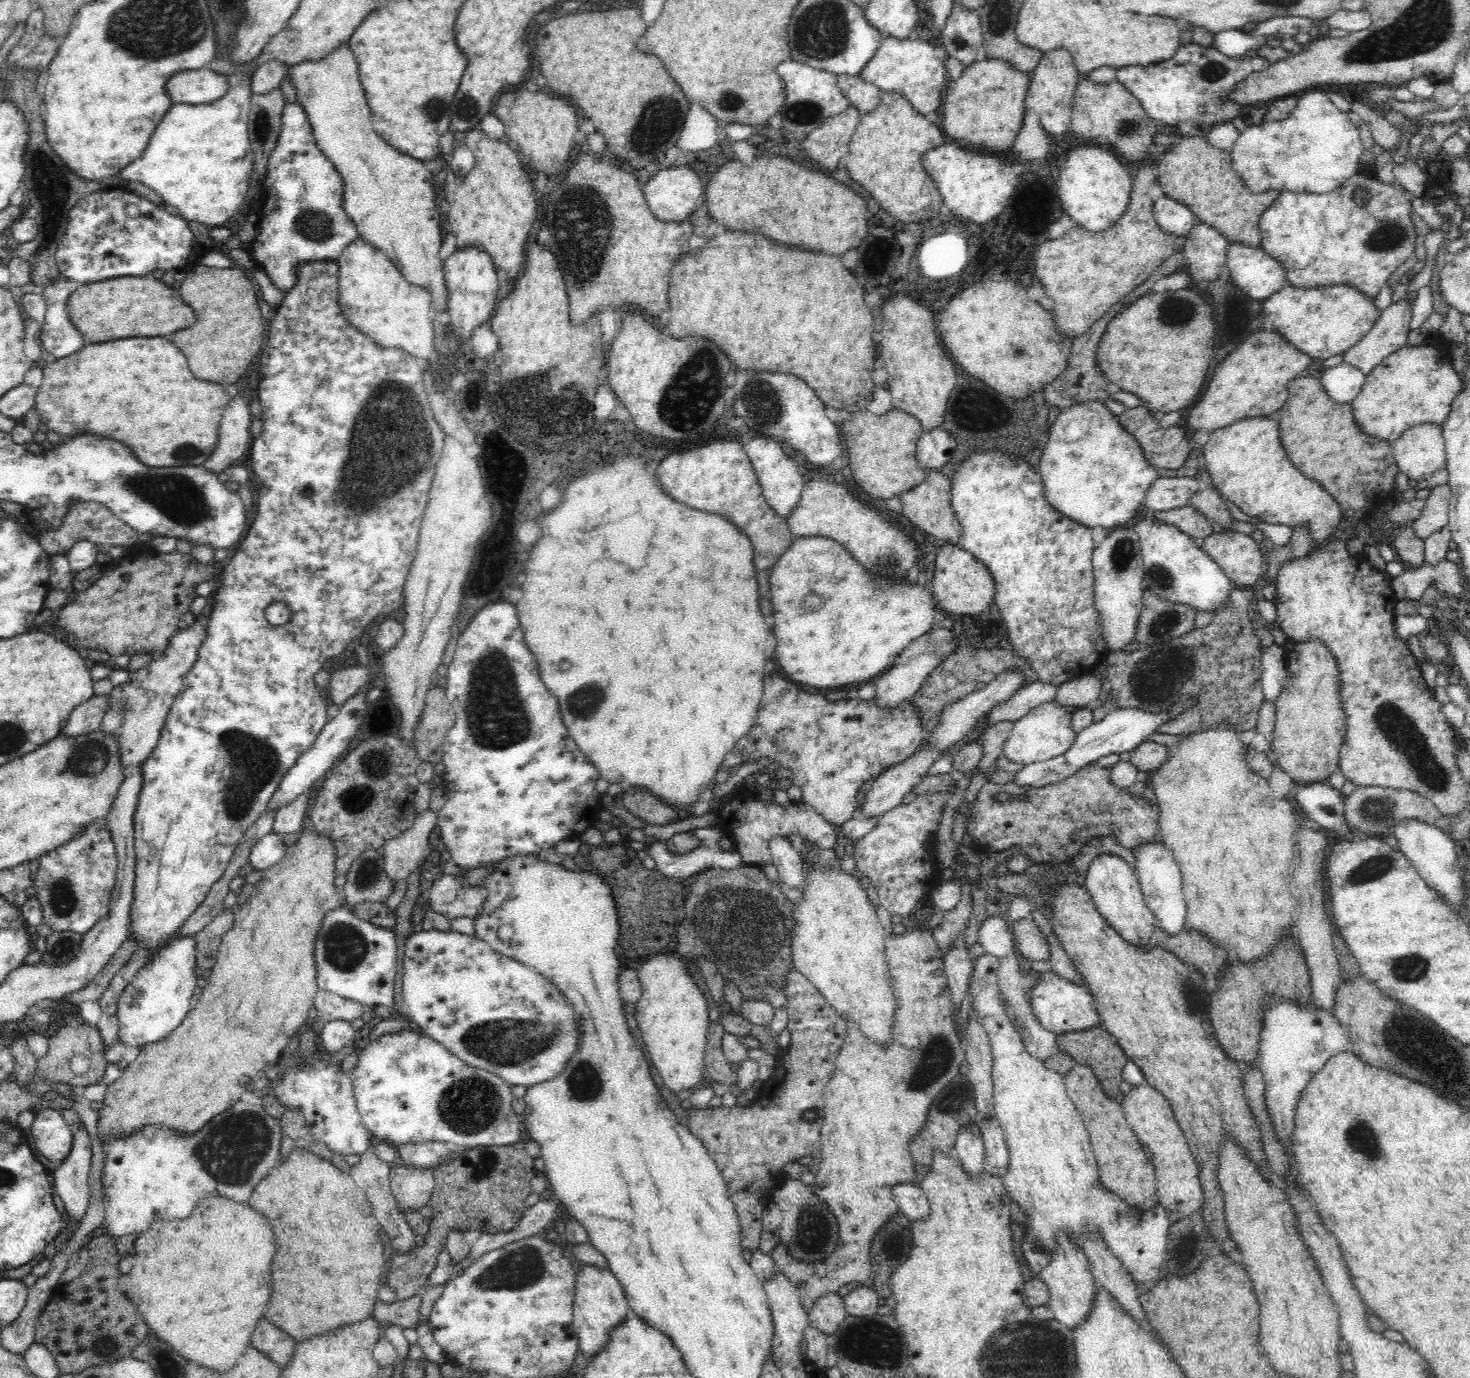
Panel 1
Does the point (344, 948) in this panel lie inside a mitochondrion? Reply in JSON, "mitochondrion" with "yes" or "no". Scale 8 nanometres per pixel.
{"mitochondrion":"yes"}

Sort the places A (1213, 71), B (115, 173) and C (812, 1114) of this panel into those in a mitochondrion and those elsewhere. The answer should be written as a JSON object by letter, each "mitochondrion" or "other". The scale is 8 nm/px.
{"A":"mitochondrion","B":"other","C":"mitochondrion"}

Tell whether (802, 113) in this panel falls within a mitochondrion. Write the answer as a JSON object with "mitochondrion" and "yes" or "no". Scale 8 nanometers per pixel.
{"mitochondrion":"yes"}

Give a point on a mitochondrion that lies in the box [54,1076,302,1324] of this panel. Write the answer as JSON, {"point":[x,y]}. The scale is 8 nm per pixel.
{"point":[230,1152]}

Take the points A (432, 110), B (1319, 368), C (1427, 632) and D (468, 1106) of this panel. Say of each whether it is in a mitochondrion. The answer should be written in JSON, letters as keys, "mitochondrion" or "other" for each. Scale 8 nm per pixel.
{"A":"mitochondrion","B":"other","C":"other","D":"mitochondrion"}

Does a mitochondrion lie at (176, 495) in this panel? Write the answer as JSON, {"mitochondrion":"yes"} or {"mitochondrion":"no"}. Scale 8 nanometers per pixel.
{"mitochondrion":"yes"}

